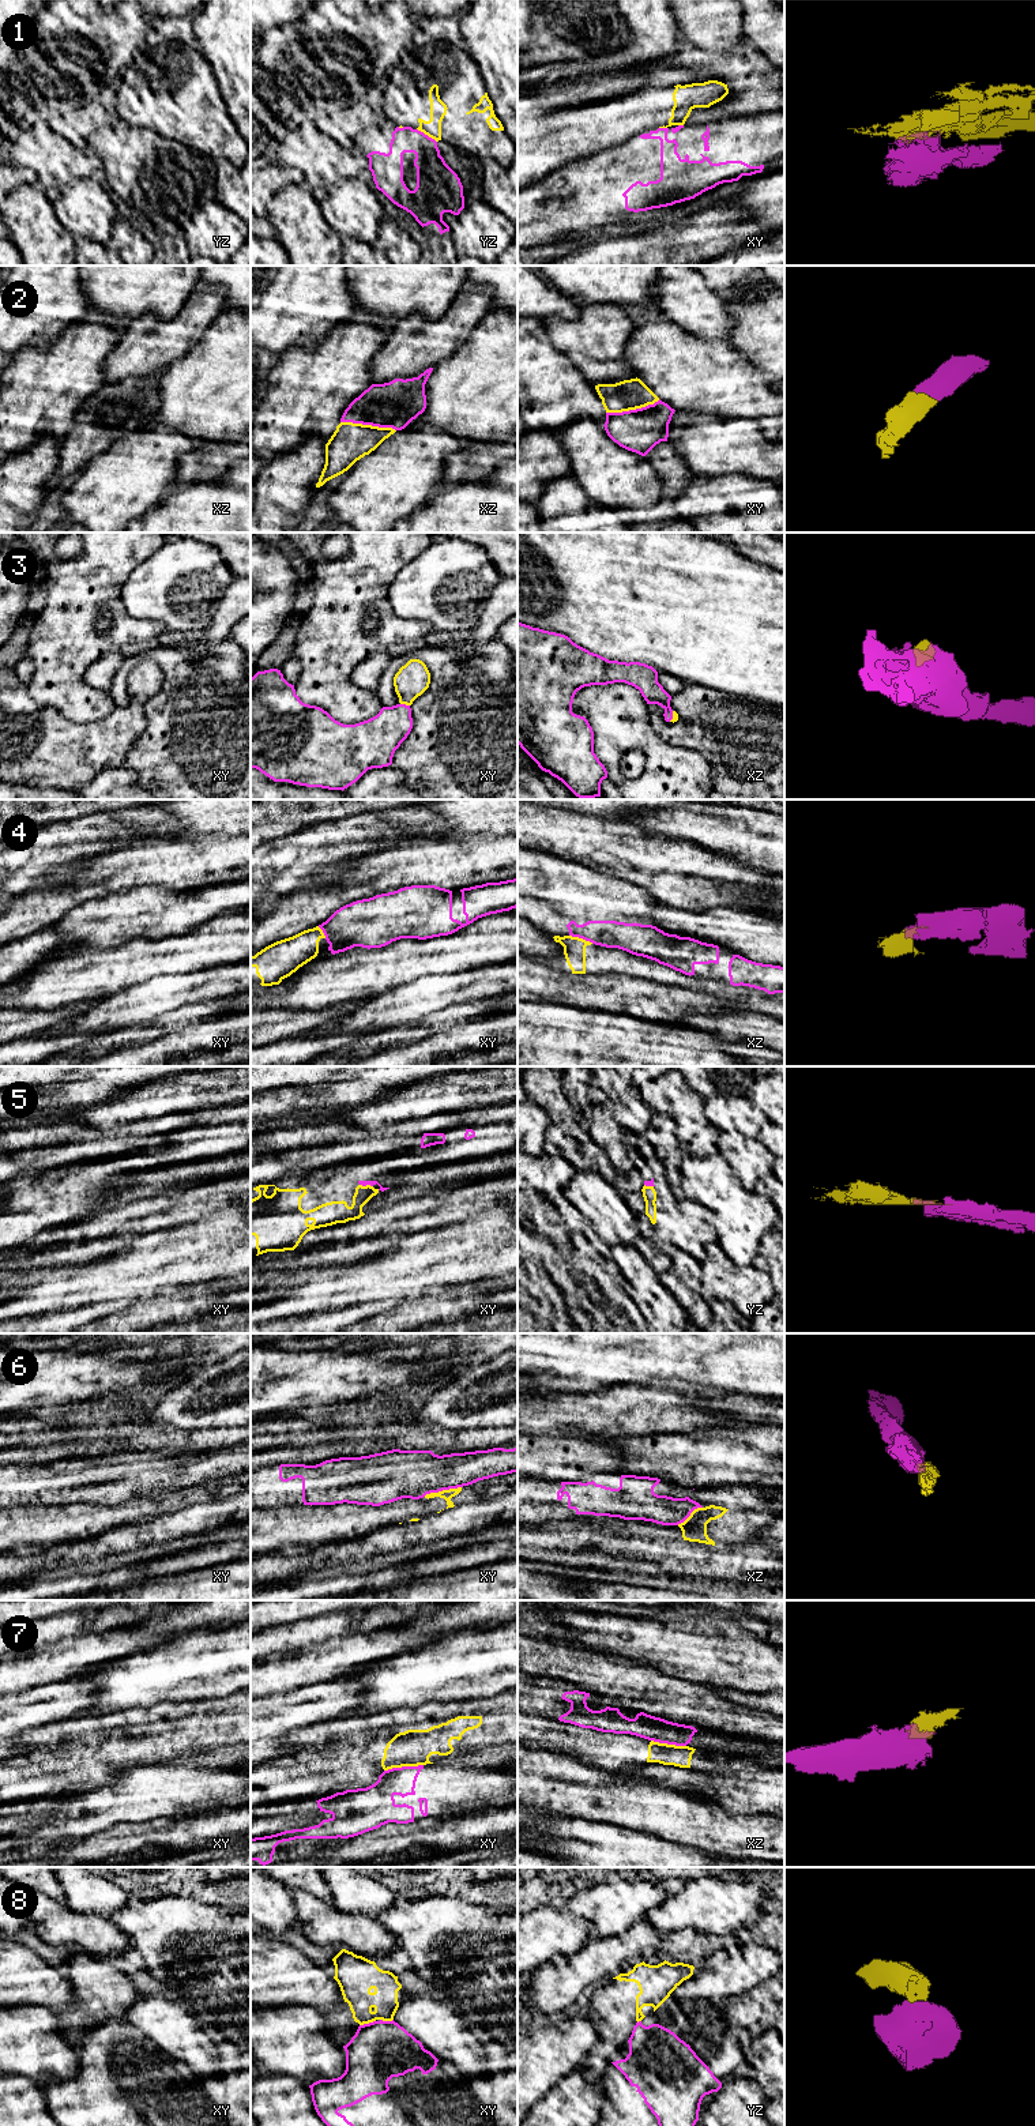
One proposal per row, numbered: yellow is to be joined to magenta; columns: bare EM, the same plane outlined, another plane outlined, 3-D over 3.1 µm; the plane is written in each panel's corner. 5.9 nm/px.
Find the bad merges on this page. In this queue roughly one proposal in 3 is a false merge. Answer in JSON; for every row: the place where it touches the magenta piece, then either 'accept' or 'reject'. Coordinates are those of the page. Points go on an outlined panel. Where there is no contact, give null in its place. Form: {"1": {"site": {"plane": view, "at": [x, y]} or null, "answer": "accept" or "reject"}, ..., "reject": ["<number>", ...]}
{"1": {"site": {"plane": "yz", "at": [426, 135]}, "answer": "reject"}, "2": {"site": {"plane": "xz", "at": [368, 424]}, "answer": "accept"}, "3": {"site": {"plane": "xy", "at": [405, 704]}, "answer": "accept"}, "4": {"site": {"plane": "xz", "at": [582, 937]}, "answer": "reject"}, "5": {"site": {"plane": "xy", "at": [367, 1184]}, "answer": "accept"}, "6": {"site": {"plane": "xy", "at": [441, 1490]}, "answer": "reject"}, "7": {"site": {"plane": "xy", "at": [403, 1767]}, "answer": "reject"}, "8": {"site": {"plane": "xy", "at": [367, 2024]}, "answer": "reject"}, "reject": ["1", "4", "6", "7", "8"]}

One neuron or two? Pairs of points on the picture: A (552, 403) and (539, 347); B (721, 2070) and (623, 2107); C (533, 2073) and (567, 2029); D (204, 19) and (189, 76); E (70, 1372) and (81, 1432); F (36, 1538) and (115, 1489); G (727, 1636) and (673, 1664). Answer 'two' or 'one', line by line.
A: one
B: one
C: one
D: two
E: two
F: two
G: one

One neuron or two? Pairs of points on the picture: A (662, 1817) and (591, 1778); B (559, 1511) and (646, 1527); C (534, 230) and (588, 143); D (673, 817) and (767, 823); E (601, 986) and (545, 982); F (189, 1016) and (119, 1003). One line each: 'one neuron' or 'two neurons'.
A: one neuron
B: two neurons
C: two neurons
D: one neuron
E: one neuron
F: two neurons

